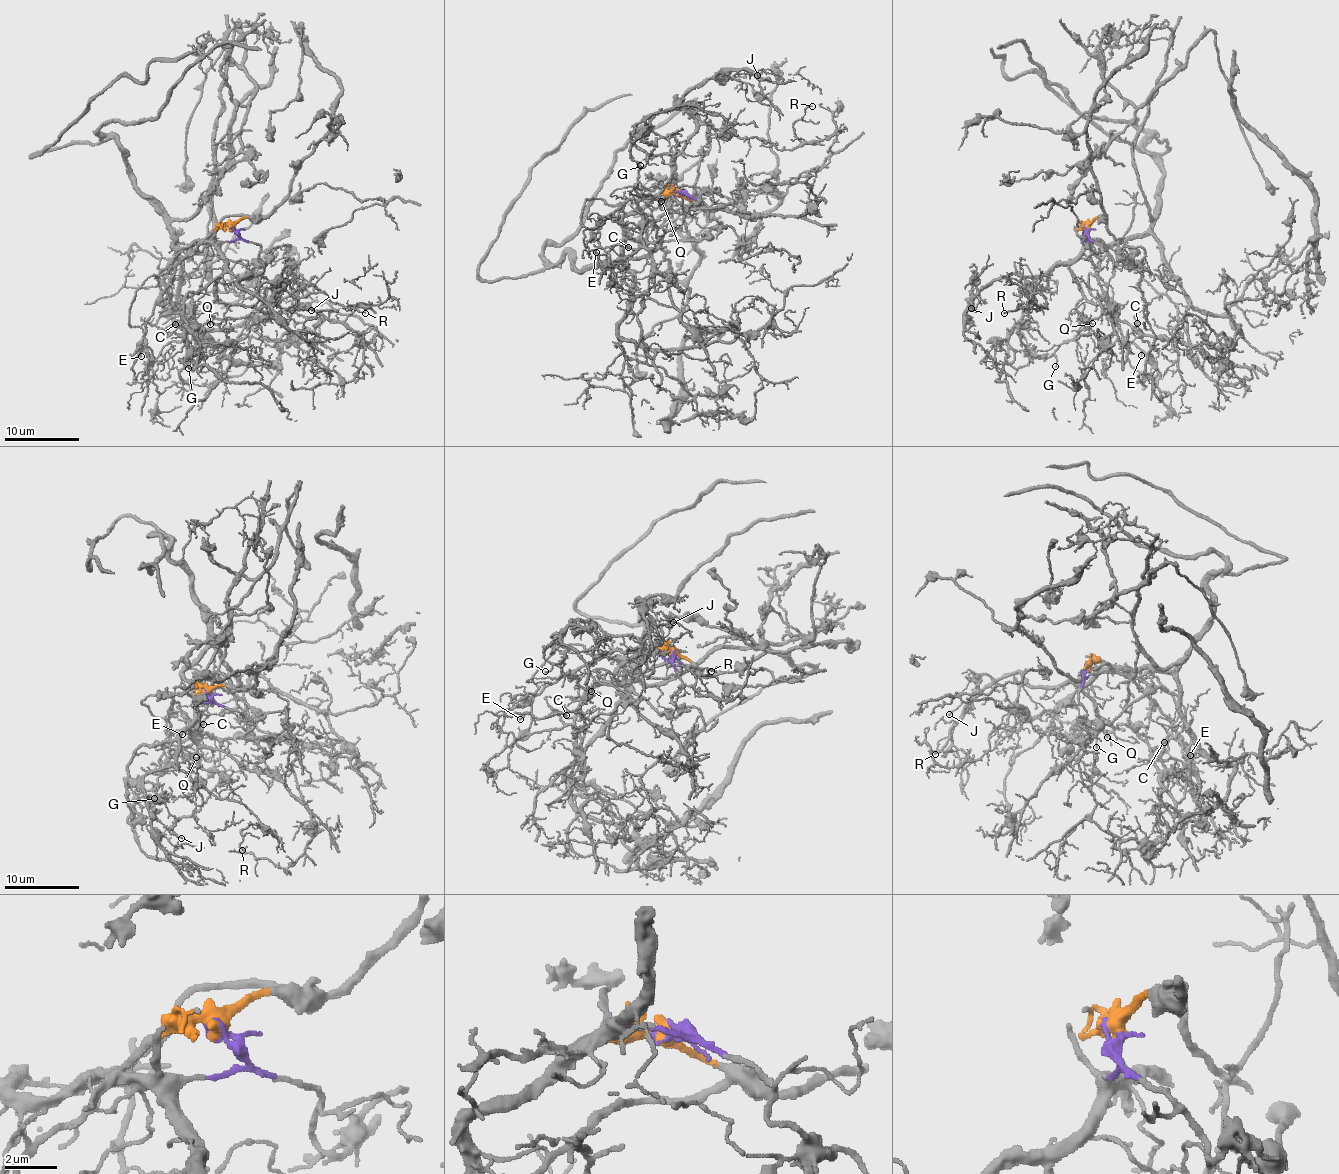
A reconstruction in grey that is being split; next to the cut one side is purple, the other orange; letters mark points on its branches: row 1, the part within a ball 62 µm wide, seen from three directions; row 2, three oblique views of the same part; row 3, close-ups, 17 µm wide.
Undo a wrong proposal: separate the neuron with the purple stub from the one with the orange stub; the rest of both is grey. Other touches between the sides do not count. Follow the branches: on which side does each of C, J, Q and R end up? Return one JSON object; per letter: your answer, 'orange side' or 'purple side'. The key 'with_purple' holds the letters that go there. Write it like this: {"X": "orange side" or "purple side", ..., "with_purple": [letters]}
{"C": "orange side", "J": "purple side", "Q": "purple side", "R": "purple side", "with_purple": ["J", "Q", "R"]}

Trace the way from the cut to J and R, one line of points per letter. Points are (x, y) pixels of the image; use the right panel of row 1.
J: (1088, 229), (1084, 248), (1073, 259), (1052, 265), (1040, 276), (1011, 274), (990, 281), (972, 301), (970, 309)
R: (1088, 229), (1086, 244), (1073, 259), (1052, 265), (1044, 274), (1018, 274), (1046, 306), (1004, 314)

